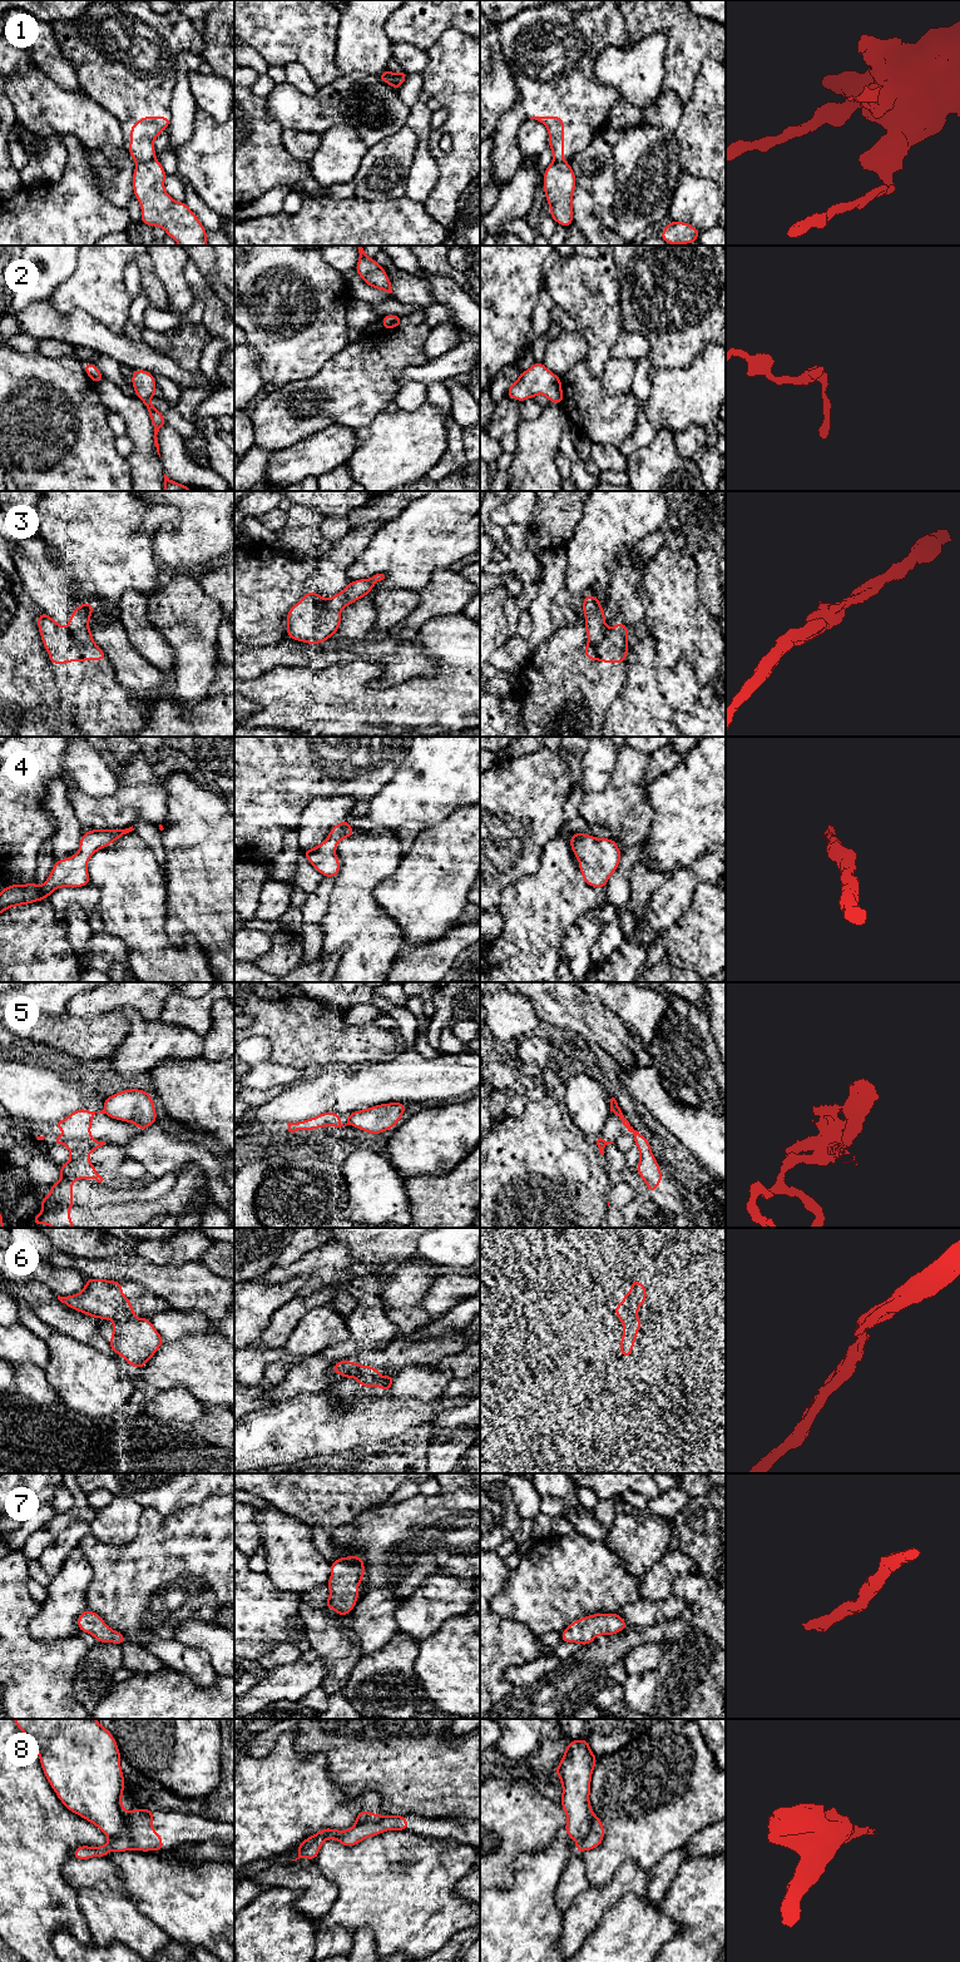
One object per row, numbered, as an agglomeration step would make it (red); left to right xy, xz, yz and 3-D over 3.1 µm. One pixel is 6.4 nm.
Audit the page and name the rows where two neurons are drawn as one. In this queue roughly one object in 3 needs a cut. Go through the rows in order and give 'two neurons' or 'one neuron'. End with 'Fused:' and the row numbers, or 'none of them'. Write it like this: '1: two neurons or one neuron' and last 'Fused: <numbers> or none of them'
1: two neurons
2: one neuron
3: two neurons
4: one neuron
5: two neurons
6: two neurons
7: one neuron
8: two neurons
Fused: 1, 3, 5, 6, 8

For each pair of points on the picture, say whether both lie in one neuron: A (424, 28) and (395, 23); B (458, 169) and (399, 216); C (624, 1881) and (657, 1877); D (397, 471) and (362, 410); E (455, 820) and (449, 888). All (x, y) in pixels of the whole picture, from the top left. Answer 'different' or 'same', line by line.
A: same
B: different
C: different
D: different
E: same

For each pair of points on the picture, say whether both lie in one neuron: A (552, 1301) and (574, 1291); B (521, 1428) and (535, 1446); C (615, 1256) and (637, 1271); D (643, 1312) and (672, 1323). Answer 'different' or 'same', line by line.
A: same
B: different
C: different
D: different

